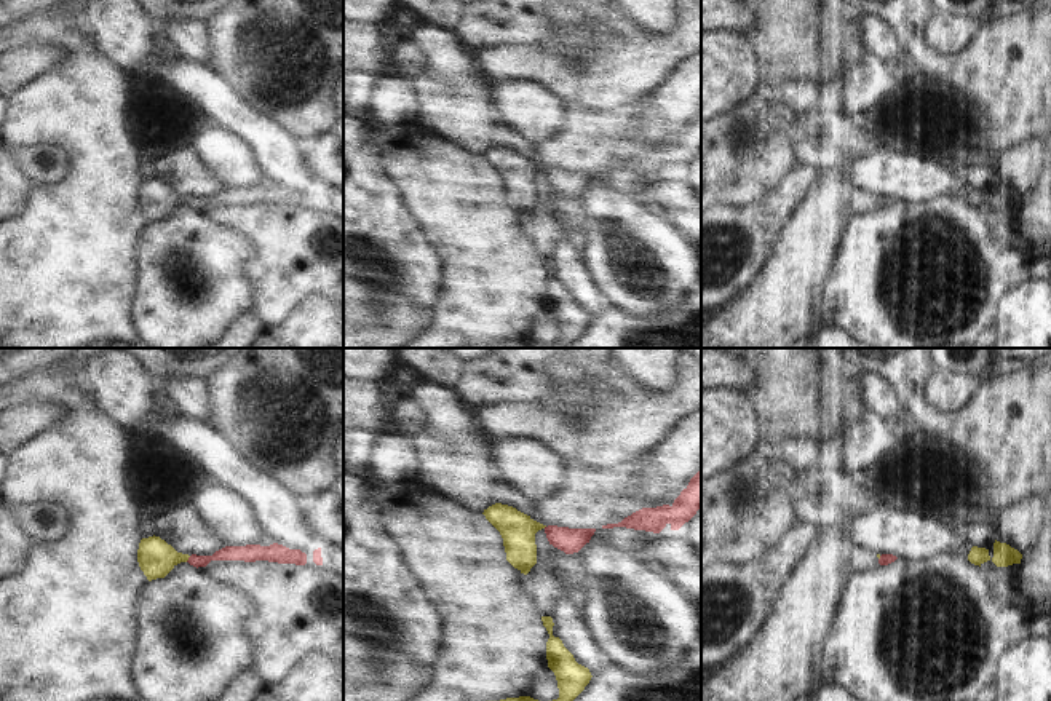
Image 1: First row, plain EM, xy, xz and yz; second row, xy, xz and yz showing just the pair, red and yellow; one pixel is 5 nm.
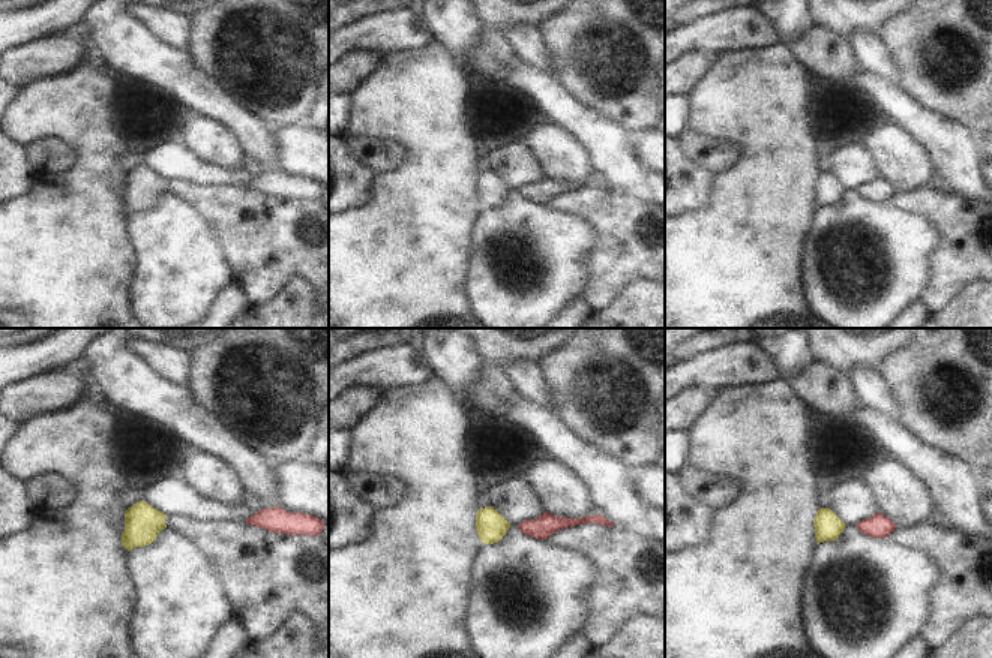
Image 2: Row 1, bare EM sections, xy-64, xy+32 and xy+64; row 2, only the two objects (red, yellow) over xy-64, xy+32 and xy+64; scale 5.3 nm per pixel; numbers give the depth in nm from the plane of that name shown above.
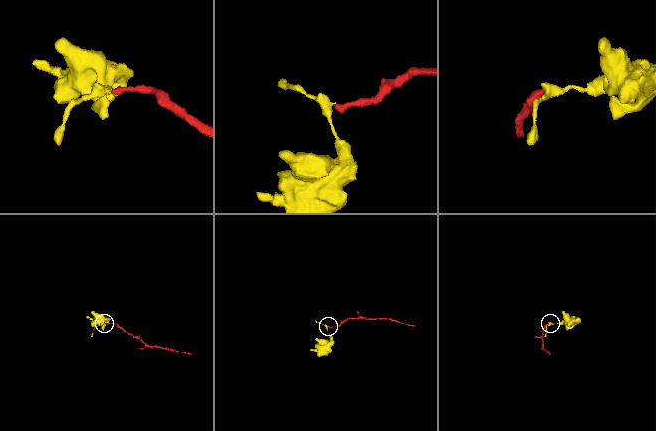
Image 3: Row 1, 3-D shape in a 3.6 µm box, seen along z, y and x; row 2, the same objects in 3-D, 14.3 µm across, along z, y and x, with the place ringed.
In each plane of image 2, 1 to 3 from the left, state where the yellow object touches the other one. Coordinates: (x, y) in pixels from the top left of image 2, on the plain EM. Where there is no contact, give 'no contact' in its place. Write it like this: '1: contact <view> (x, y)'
1: no contact
2: no contact
3: no contact

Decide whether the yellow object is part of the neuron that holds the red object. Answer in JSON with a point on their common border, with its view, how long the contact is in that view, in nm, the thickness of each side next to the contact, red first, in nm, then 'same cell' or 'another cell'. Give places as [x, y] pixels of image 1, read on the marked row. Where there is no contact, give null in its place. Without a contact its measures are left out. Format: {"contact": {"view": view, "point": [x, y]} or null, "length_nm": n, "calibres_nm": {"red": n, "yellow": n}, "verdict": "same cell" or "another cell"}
{"contact": {"view": "xy", "point": [189, 559]}, "length_nm": 40, "calibres_nm": {"red": 80, "yellow": 180}, "verdict": "same cell"}

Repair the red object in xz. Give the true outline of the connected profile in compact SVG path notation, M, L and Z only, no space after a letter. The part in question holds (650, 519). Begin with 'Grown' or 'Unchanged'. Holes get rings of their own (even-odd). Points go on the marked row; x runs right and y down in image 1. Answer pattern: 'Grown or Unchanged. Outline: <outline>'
Unchanged. Outline: M701 469L690 479L688 485L680 492L674 503L642 508L618 524L607 524L602 529L626 527L660 533L668 524L671 530L679 530L701 508Z

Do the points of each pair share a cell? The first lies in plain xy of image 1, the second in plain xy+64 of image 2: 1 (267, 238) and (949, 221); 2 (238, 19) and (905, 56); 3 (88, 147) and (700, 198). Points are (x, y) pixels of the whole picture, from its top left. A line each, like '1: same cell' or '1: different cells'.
1: same cell
2: same cell
3: different cells

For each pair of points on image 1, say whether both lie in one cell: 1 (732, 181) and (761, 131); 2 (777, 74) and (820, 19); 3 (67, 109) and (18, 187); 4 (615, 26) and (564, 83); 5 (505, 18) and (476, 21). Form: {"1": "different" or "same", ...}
{"1": "same", "2": "same", "3": "different", "4": "same", "5": "same"}

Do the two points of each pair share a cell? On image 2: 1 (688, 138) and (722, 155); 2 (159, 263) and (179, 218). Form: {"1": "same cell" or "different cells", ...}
{"1": "same cell", "2": "same cell"}

